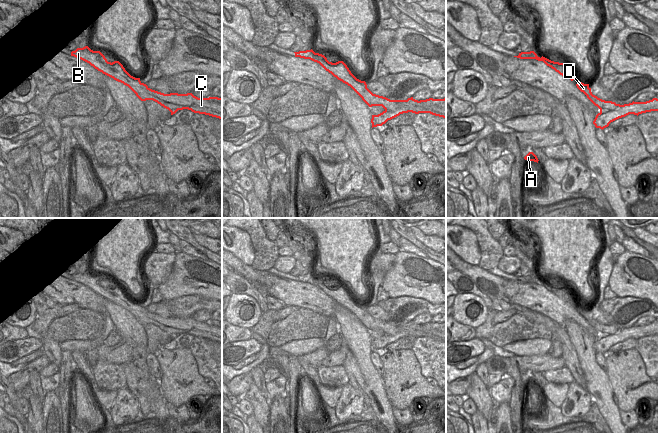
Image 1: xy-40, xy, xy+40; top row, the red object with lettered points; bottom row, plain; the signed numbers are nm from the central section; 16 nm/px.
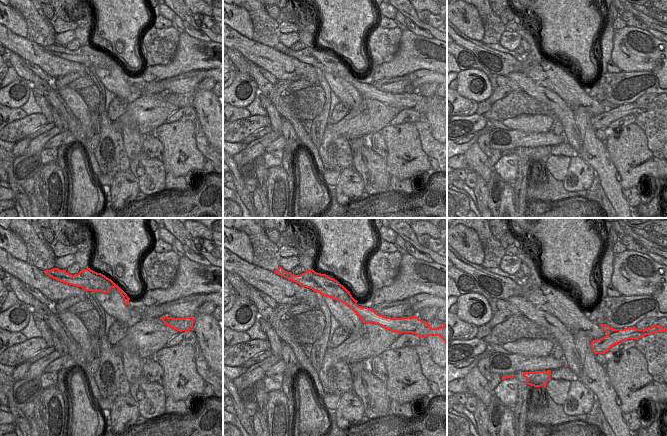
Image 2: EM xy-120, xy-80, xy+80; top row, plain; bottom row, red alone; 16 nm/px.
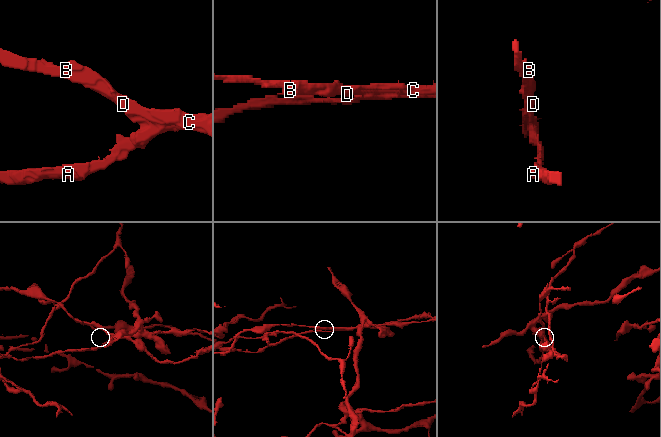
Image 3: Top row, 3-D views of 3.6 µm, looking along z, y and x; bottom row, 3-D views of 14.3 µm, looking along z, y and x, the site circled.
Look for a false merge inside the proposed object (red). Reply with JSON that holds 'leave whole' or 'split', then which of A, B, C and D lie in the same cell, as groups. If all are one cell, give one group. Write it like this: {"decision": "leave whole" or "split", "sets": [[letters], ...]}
{"decision": "split", "sets": [["A"], ["B", "C", "D"]]}

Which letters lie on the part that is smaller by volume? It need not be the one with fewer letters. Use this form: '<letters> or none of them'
B, C, D

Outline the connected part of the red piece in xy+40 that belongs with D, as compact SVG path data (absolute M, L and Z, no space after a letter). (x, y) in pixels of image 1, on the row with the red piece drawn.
M578 81L576 86L600 110L612 110L612 111L614 111L616 109L620 109L620 107L622 106L622 105L616 104L615 102L612 102L612 101L602 100L602 99L598 98L597 96L593 95L591 92L591 88L589 87L589 84L584 84L580 81Z

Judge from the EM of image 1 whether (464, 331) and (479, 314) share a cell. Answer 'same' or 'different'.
different

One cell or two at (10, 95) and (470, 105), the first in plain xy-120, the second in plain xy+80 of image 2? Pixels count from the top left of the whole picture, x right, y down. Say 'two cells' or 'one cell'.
two cells

